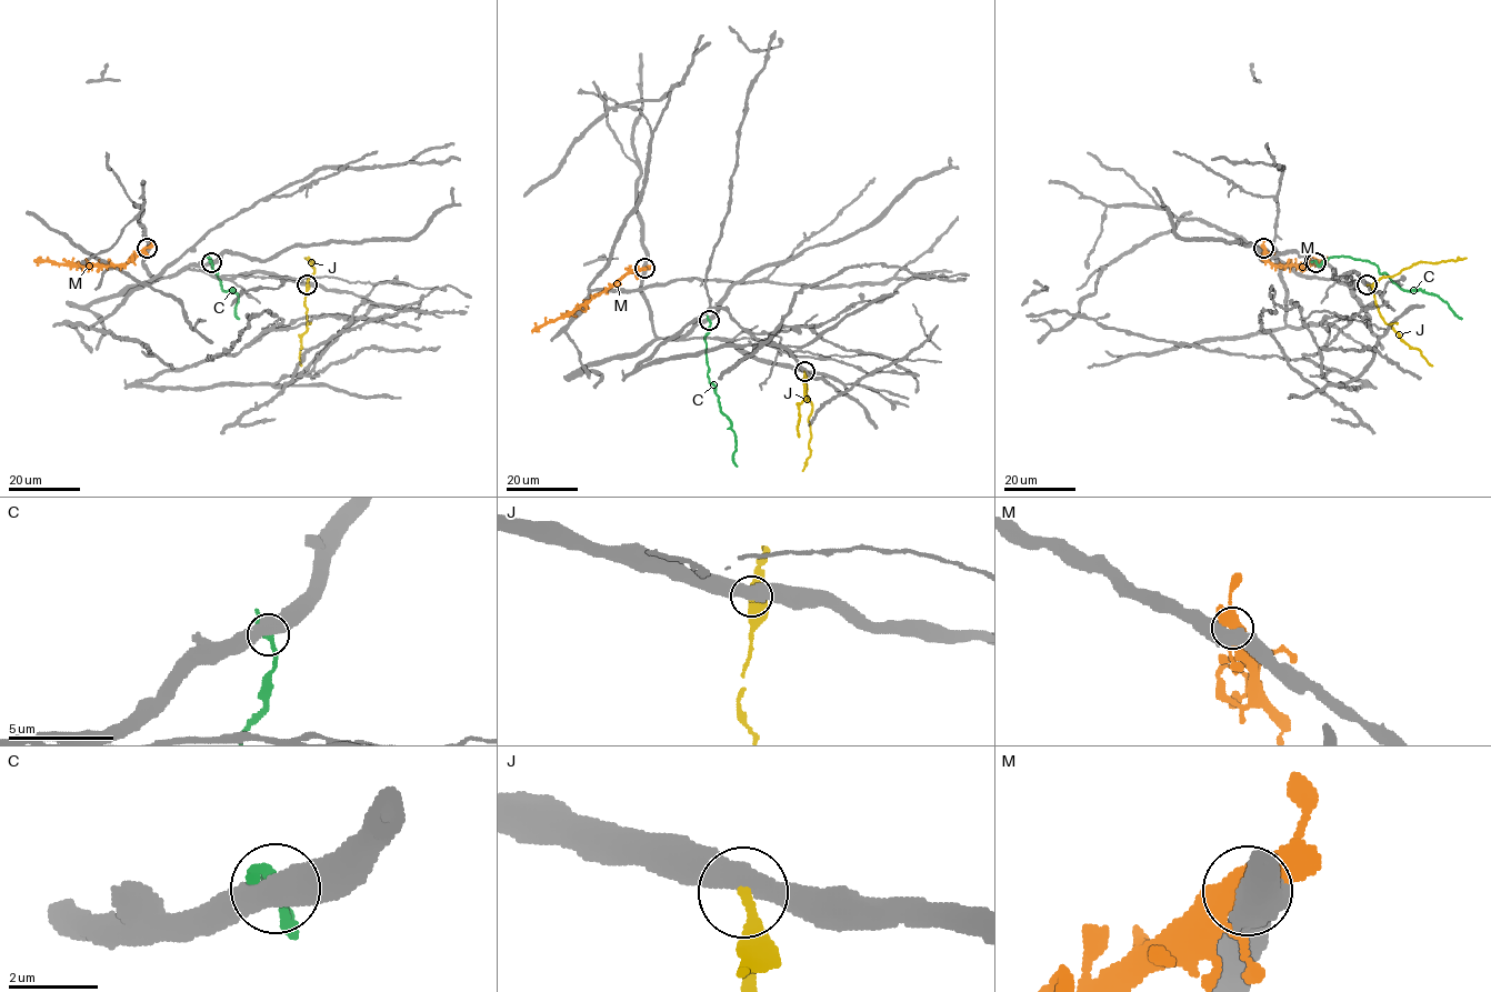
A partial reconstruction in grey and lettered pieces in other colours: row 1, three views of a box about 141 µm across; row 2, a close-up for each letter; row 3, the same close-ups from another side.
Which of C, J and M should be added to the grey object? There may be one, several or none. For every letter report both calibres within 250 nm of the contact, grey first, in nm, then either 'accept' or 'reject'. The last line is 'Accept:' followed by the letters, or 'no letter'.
C: calibres 600 and 200 nm; reject
J: calibres 550 and 260 nm; reject
M: calibres 650 and 420 nm; reject
Accept: no letter

